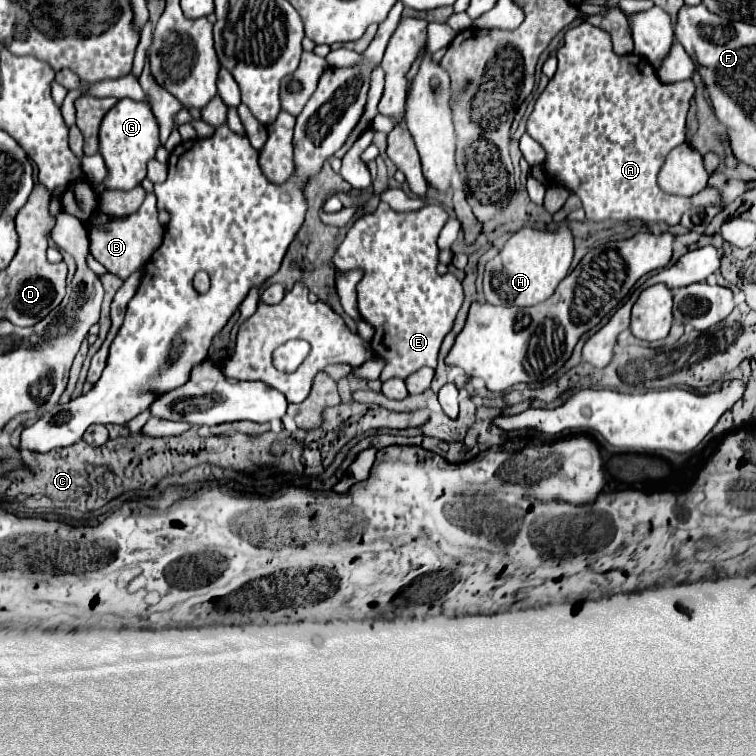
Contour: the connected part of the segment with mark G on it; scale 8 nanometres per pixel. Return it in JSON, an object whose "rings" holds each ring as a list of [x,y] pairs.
{"rings":[[[131,98],[119,100],[109,114],[101,122],[99,130],[99,152],[105,158],[105,164],[109,168],[109,176],[103,184],[95,184],[97,194],[101,194],[107,188],[115,190],[131,190],[147,174],[147,162],[155,156],[157,146],[159,146],[159,126],[155,122],[155,116],[145,102],[137,102]]]}

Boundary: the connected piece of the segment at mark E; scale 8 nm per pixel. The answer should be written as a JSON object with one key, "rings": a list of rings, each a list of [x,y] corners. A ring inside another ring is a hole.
{"rings":[[[381,202],[373,214],[365,214],[353,224],[353,230],[347,232],[345,240],[335,250],[333,260],[337,268],[365,270],[365,276],[359,282],[359,312],[369,324],[373,324],[375,329],[370,343],[372,351],[375,356],[387,360],[381,374],[381,380],[385,382],[389,378],[405,380],[409,374],[413,374],[423,366],[429,366],[429,368],[437,366],[441,342],[451,332],[455,316],[465,300],[463,286],[455,275],[449,272],[445,275],[437,274],[437,262],[439,262],[437,238],[441,228],[445,226],[445,220],[447,220],[447,212],[435,204],[427,204],[425,208],[415,212],[399,214],[391,210],[389,204]]]}

